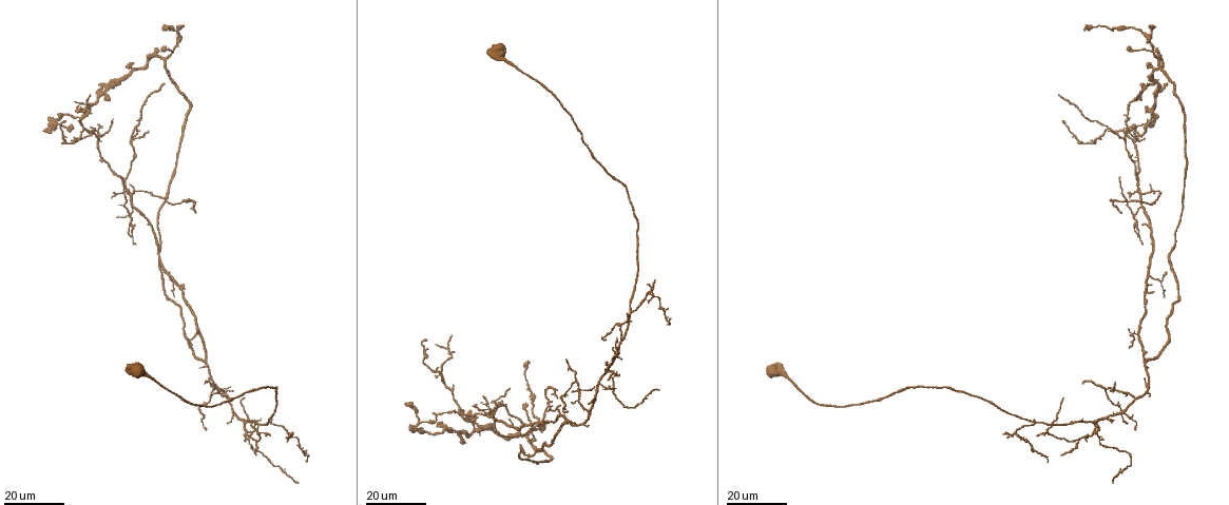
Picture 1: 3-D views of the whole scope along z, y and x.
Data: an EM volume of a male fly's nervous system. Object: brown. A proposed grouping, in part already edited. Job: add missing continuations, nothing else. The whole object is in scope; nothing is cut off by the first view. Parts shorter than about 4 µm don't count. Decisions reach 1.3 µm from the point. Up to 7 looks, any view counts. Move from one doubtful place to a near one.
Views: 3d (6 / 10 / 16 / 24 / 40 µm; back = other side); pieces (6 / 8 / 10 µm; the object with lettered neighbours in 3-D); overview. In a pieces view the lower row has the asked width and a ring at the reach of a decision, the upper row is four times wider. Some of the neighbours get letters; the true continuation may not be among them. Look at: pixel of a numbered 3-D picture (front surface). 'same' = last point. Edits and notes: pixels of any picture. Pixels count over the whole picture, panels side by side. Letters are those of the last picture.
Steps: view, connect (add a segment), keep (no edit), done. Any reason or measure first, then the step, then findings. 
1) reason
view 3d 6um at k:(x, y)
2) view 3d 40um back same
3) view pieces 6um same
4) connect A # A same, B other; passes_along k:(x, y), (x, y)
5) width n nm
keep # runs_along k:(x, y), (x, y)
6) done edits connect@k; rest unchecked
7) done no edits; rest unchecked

view 3d 16um at 1:(1039, 436)

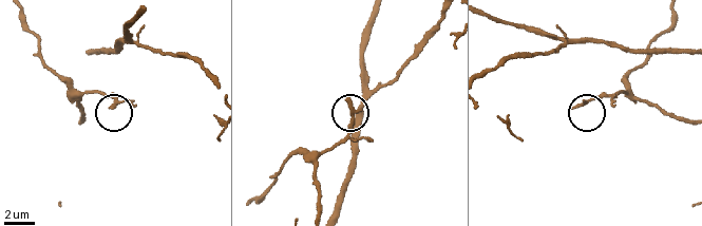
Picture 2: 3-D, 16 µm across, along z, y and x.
view pieces 8um at 2:(110, 105)

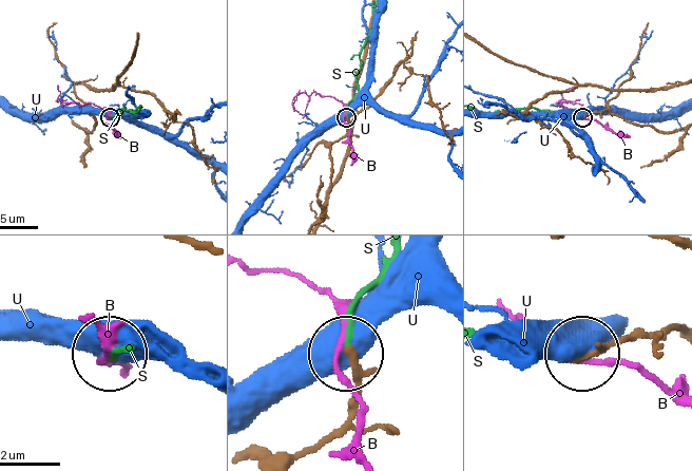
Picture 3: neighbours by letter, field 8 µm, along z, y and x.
connect S # B other, S same, U other; passes_along 3:(339, 429), (351, 408), (344, 333), (353, 302), (389, 257); the neuron continues

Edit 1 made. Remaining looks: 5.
see it whole again
view overview

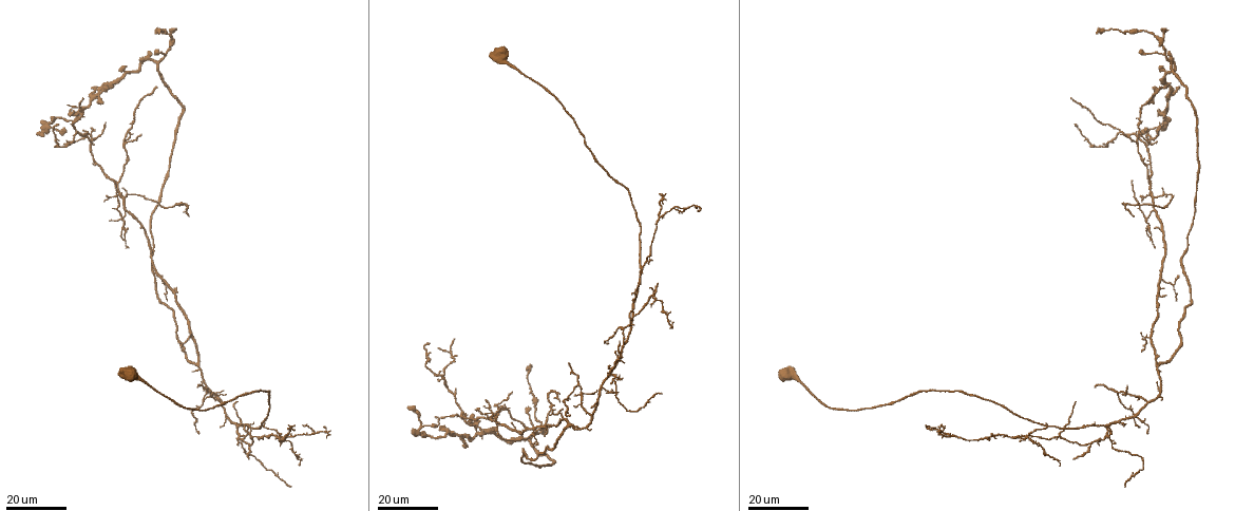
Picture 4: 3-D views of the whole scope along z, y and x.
tapers out
view 3d 16um at 4:(1094, 386)

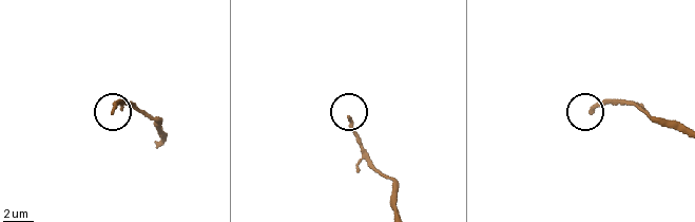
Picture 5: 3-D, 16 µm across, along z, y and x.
see the neighbours
view pieces 6um at 5:(111, 113)

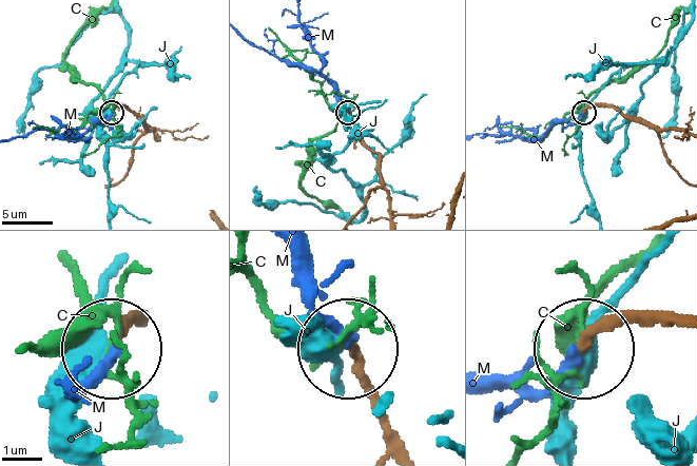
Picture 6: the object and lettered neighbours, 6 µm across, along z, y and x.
connect M # C other, J other, M same; passes_along 6:(138, 324), (71, 390); the neuron continues

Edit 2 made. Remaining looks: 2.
branch stops here
view 3d 24um at 4:(182, 352)

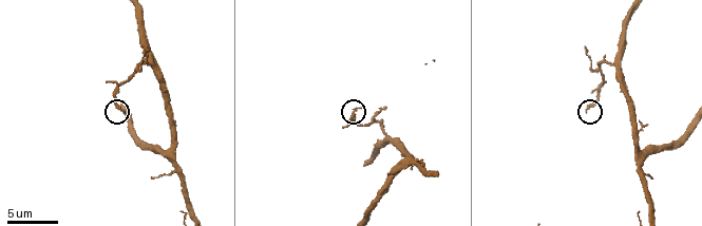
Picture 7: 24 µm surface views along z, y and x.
see the neighbours
view pieces 8um at 7:(122, 110)

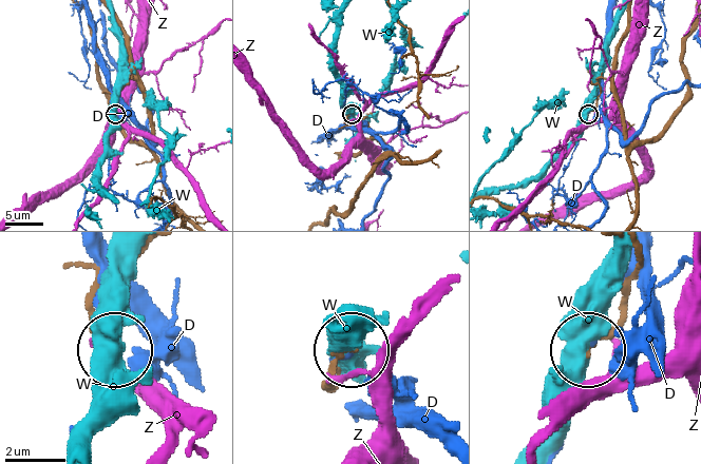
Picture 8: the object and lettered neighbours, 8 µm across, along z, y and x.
keep # D other, W other, Z other; none of them fits

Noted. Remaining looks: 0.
done edits connect@3, connect@6; rest unchecked

